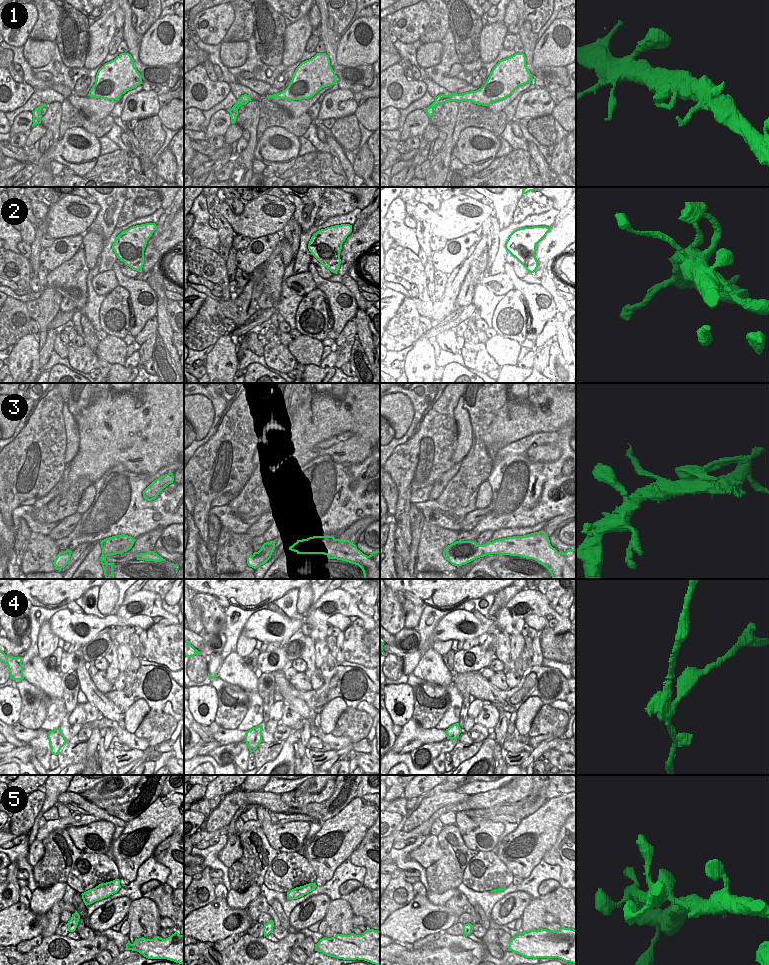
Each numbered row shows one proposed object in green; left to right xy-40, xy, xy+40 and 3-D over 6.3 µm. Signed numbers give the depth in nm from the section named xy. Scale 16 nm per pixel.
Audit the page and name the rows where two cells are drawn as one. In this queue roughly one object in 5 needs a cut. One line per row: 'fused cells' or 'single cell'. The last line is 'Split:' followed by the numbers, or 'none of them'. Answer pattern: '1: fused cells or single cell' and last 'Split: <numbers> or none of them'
1: single cell
2: single cell
3: fused cells
4: fused cells
5: single cell
Split: 3, 4

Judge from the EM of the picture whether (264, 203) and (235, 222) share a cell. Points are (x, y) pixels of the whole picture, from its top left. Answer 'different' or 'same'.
same

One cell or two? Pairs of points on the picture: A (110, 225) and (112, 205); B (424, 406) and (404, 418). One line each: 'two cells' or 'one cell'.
A: one cell
B: two cells

